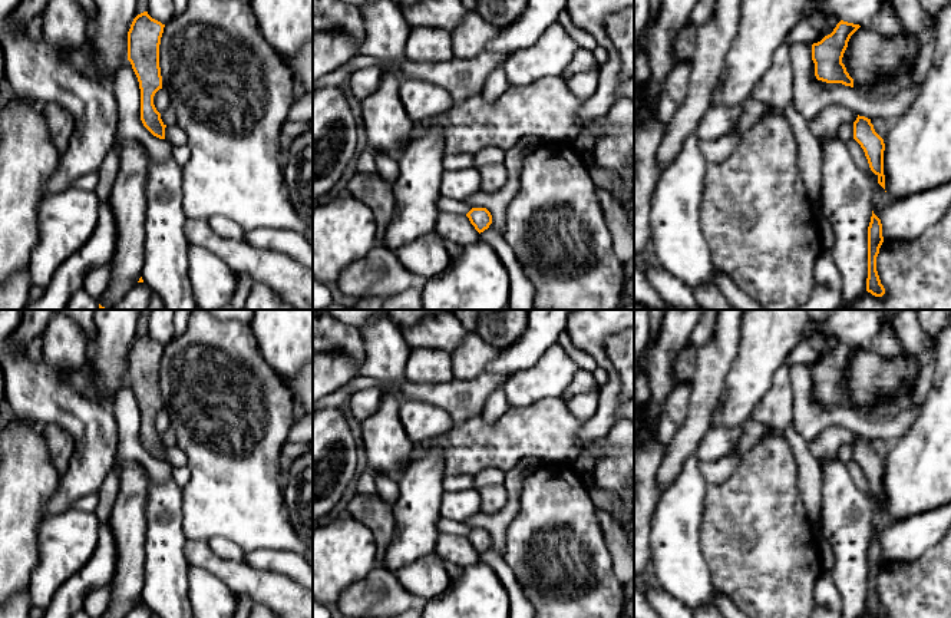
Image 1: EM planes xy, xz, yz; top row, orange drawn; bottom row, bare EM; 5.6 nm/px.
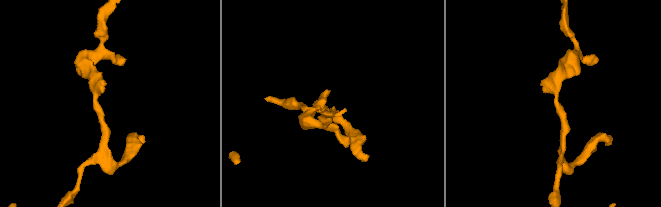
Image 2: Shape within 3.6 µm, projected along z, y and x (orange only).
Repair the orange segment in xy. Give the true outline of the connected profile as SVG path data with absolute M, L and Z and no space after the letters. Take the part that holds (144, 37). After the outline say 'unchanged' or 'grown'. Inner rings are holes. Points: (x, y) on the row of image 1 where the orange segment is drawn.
M143 11L133 19L128 32L128 60L141 89L141 120L159 139L165 139L166 125L153 105L153 96L162 89L159 44L164 27L165 24Z; unchanged

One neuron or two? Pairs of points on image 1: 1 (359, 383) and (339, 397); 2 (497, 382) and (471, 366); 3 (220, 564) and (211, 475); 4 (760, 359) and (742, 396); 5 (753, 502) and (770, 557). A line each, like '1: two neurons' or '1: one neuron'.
1: one neuron
2: two neurons
3: two neurons
4: one neuron
5: one neuron

